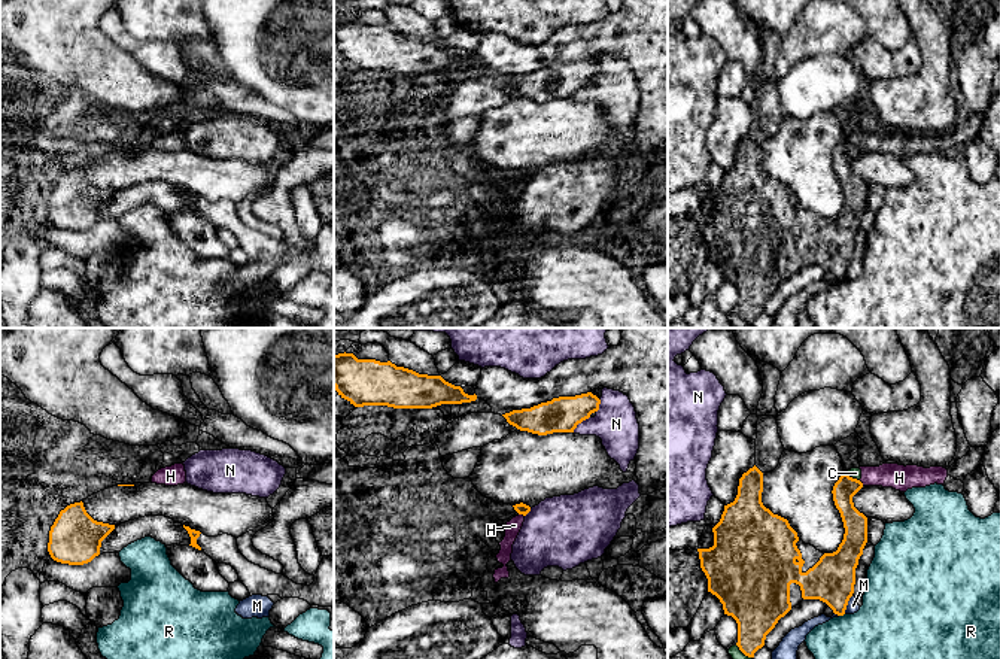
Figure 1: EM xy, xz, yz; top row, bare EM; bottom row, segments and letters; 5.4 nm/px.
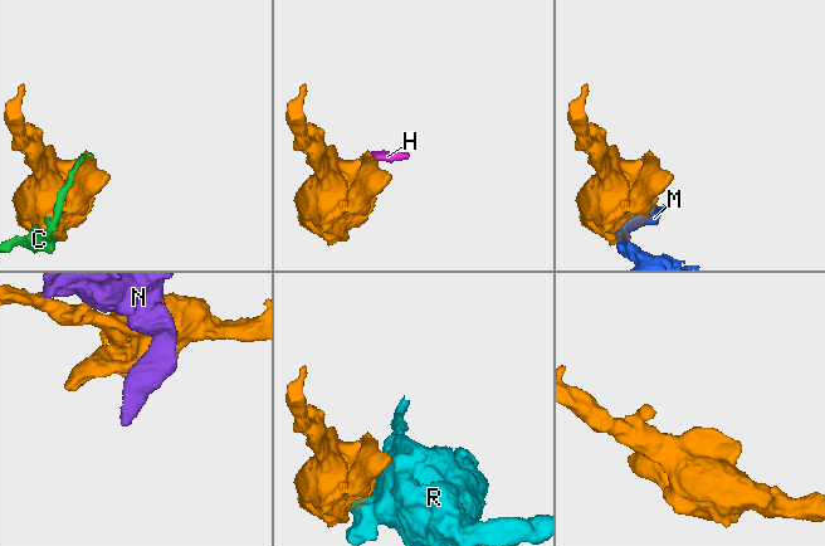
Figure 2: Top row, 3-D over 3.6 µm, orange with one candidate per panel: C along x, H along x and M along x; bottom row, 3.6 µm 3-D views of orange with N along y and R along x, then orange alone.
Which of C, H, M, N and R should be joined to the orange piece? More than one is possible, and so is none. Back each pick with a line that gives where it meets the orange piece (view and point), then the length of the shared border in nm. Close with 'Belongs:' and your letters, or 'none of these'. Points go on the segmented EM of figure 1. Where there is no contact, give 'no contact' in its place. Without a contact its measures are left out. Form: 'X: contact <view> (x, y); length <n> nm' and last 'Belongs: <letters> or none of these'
Belongs: none of these

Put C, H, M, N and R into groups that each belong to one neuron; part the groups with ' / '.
C H / M / N / R

